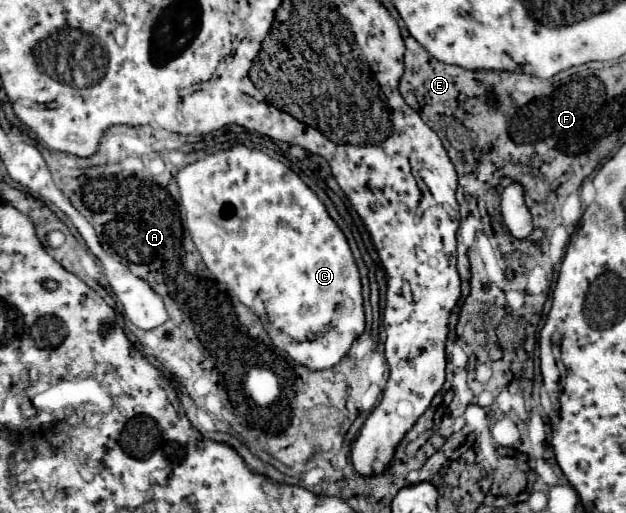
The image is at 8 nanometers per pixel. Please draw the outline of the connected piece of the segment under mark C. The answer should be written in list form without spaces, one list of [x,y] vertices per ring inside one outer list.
[[[235,145],[225,151],[211,153],[211,155],[205,155],[203,159],[197,159],[195,163],[179,169],[175,175],[175,181],[177,181],[179,193],[181,193],[181,203],[187,211],[187,229],[191,233],[191,239],[193,239],[203,263],[215,275],[215,279],[219,279],[219,283],[229,285],[229,289],[237,295],[237,299],[243,305],[247,305],[255,315],[259,315],[259,319],[265,325],[265,331],[271,335],[271,341],[275,343],[275,347],[289,353],[293,361],[297,361],[299,365],[303,365],[311,371],[323,371],[323,369],[335,367],[347,355],[353,341],[365,331],[365,311],[363,311],[363,295],[361,295],[363,287],[361,287],[361,275],[359,275],[355,257],[351,253],[351,247],[347,243],[347,237],[343,235],[339,225],[329,217],[323,201],[315,195],[315,191],[311,191],[303,183],[303,179],[297,173],[293,173],[287,165],[283,165],[281,161],[271,159],[263,151],[247,147],[247,145]]]

